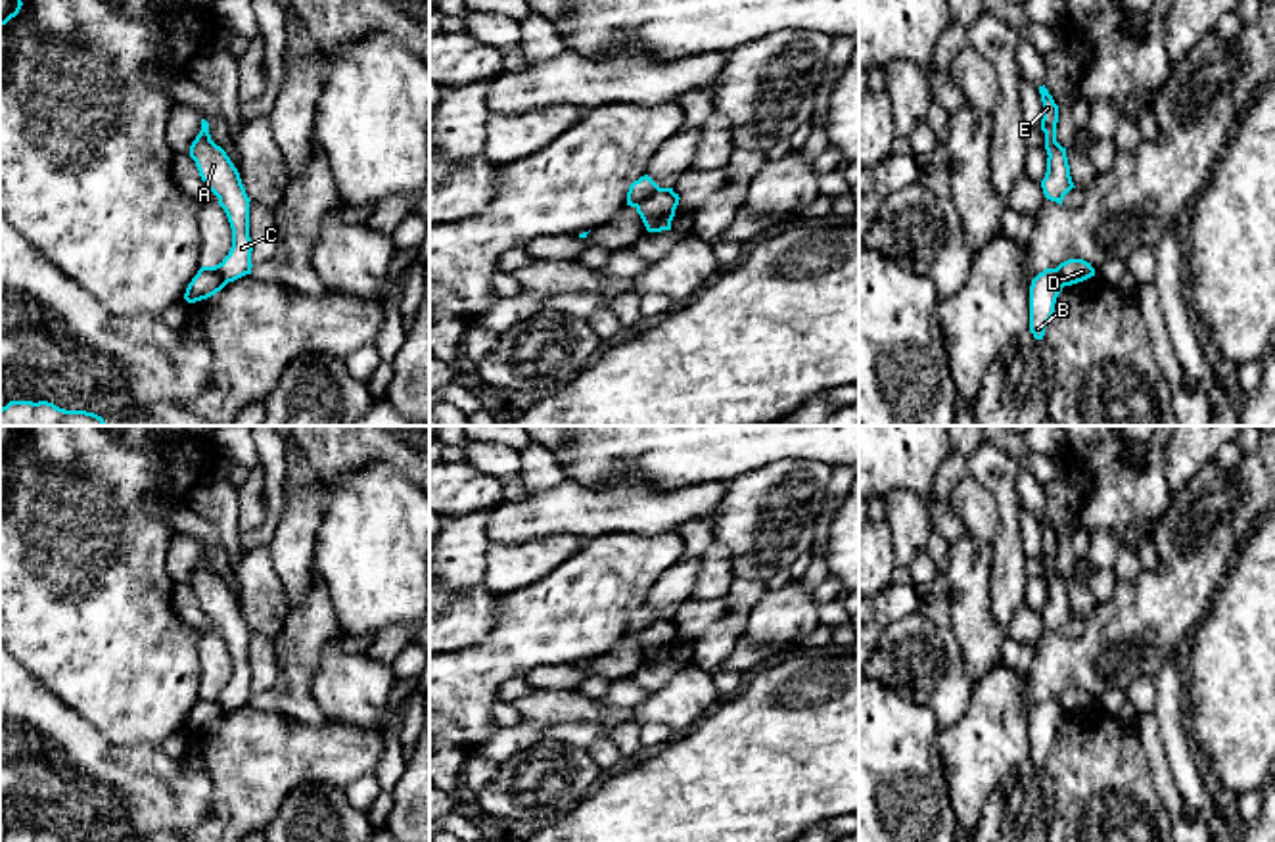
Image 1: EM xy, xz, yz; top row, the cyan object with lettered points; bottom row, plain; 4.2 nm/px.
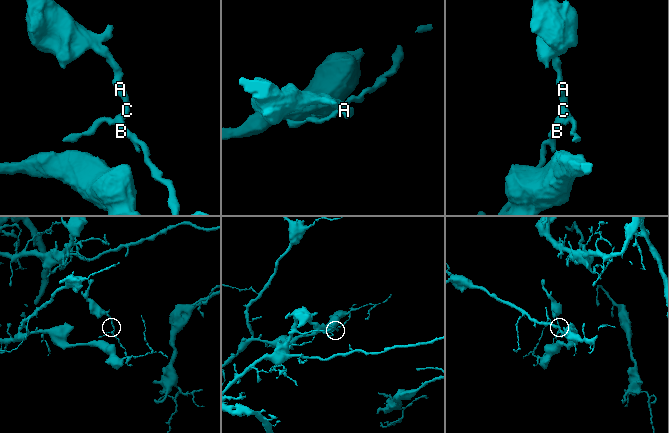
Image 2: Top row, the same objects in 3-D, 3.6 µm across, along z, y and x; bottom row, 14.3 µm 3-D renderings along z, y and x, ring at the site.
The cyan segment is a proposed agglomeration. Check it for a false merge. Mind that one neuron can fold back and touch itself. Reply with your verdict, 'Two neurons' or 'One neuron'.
Two neurons

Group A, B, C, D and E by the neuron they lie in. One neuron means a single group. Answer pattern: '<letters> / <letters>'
A C D E / B

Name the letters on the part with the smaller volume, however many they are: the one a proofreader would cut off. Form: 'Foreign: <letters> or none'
Foreign: A, C, D, E

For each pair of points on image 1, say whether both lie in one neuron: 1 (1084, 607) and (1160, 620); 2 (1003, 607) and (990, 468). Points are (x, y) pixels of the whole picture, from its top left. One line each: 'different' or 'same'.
1: different
2: same

